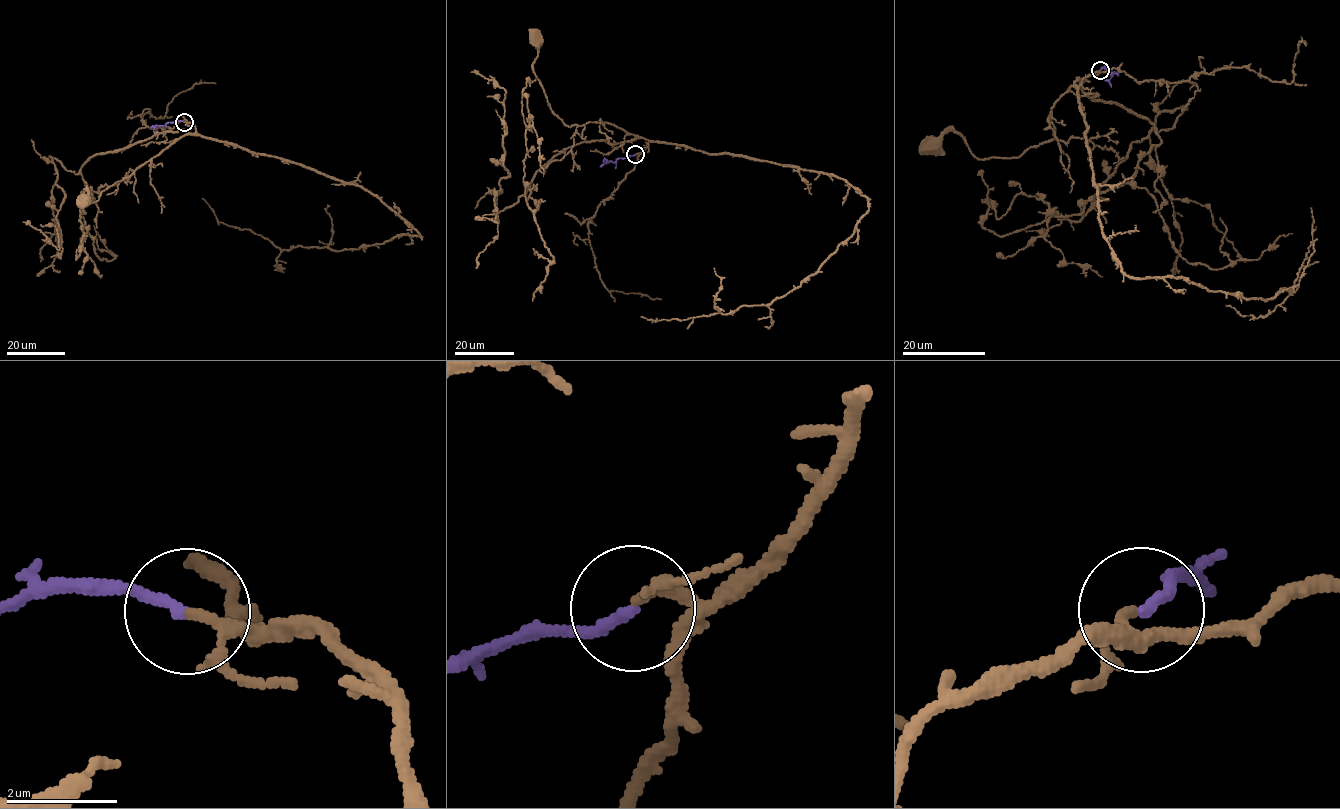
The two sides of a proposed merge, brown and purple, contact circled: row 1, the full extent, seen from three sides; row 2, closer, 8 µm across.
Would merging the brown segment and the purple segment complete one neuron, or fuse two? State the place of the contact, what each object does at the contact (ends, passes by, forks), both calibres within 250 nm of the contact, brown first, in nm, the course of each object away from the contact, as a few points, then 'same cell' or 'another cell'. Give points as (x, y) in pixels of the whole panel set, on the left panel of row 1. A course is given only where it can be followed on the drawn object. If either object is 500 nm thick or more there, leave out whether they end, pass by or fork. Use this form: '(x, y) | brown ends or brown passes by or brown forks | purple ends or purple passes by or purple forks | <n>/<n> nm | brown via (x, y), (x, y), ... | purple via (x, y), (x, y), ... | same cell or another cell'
(184, 122) | brown passes by | purple ends | 130/190 nm | brown via (184, 122), (193, 124), (197, 133), (177, 138), (84, 206), (85, 189), (87, 196), (82, 202) | purple via (184, 122), (157, 125), (153, 130), (157, 133), (155, 136) | same cell

